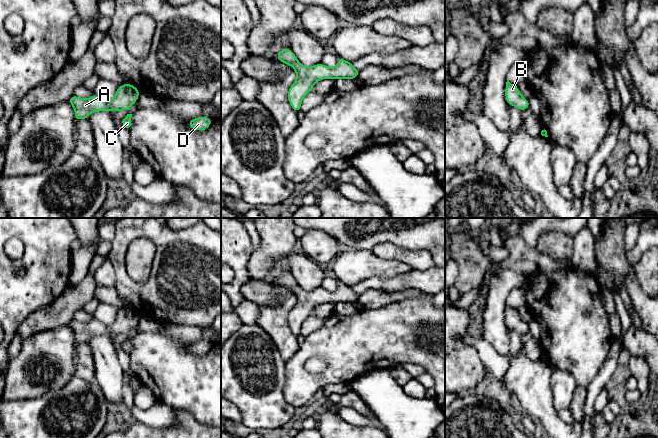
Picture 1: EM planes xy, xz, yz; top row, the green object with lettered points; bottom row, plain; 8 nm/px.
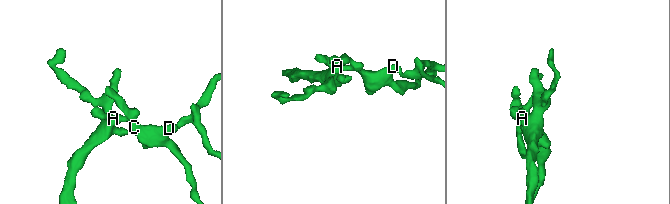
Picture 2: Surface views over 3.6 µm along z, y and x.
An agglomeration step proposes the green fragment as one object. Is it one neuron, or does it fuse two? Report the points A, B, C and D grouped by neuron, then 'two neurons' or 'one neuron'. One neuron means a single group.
groups A B C D; one neuron

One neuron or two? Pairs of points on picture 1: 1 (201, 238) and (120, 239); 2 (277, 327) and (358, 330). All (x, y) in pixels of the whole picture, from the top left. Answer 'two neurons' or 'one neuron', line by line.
1: one neuron
2: two neurons

